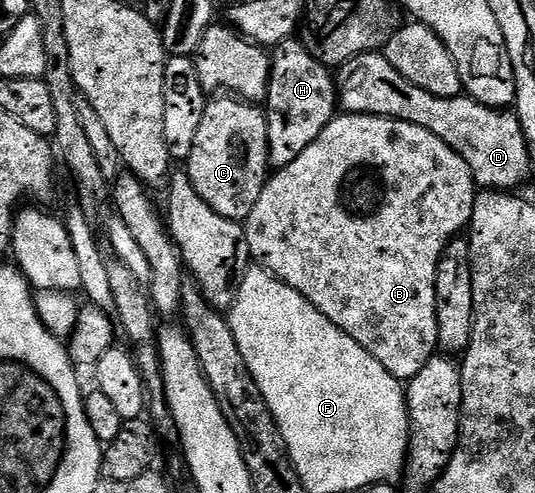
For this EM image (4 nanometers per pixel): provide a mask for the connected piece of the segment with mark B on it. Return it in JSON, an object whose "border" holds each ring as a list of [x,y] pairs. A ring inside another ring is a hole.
{"border":[[[338,114],[320,134],[320,138],[316,138],[316,142],[312,142],[312,146],[308,146],[308,150],[300,154],[300,158],[296,158],[296,162],[277,169],[267,179],[260,199],[257,200],[256,206],[252,206],[252,214],[248,214],[244,221],[250,259],[257,267],[266,269],[312,301],[338,329],[348,333],[361,348],[368,350],[368,354],[379,360],[398,380],[409,382],[416,374],[420,374],[420,370],[424,370],[424,366],[438,348],[436,278],[440,258],[451,240],[467,231],[472,218],[475,195],[474,171],[470,169],[468,162],[464,162],[464,158],[460,158],[460,154],[456,154],[456,150],[452,150],[452,146],[436,138],[432,130],[416,126],[412,122],[383,116]]]}

